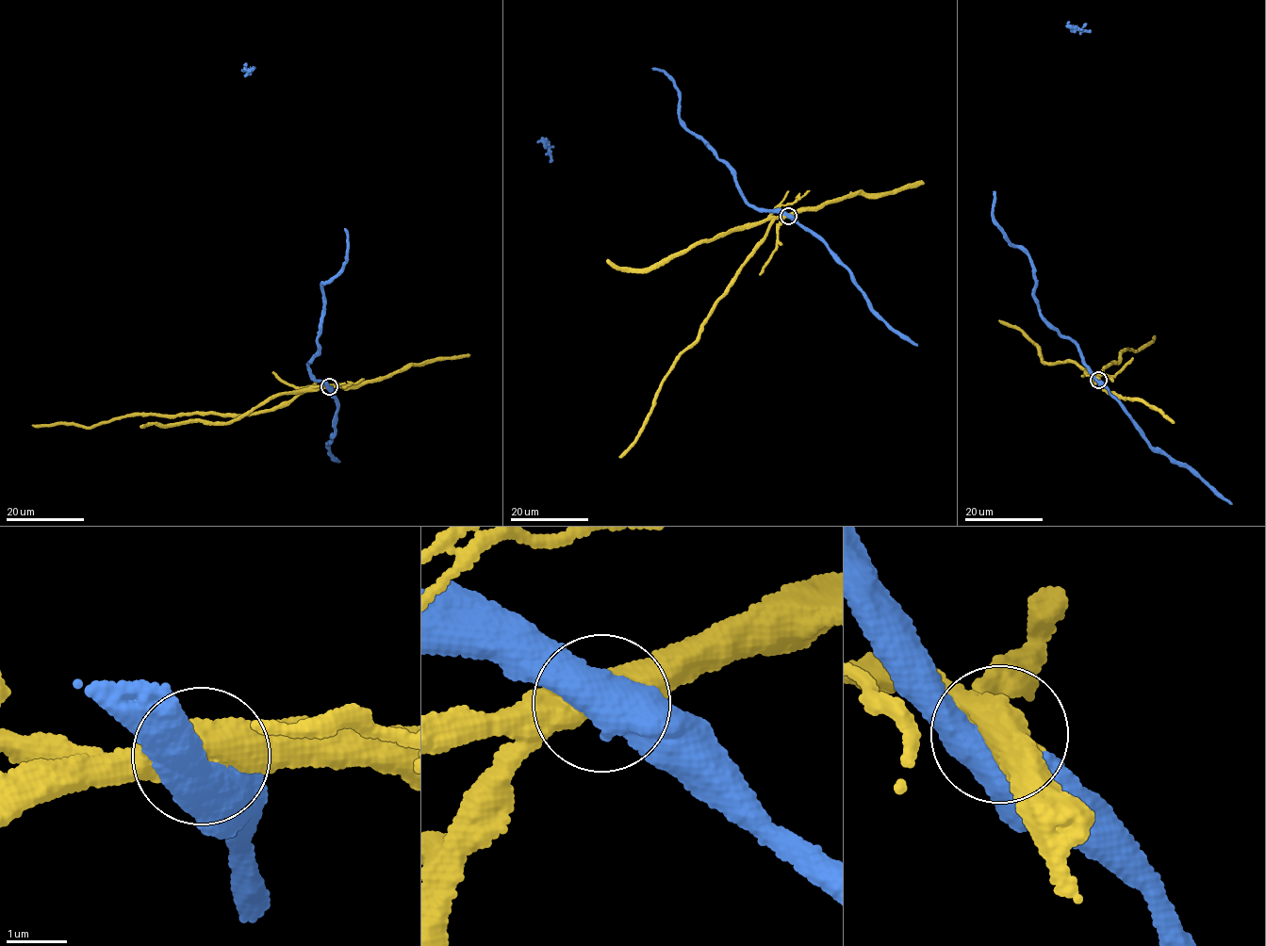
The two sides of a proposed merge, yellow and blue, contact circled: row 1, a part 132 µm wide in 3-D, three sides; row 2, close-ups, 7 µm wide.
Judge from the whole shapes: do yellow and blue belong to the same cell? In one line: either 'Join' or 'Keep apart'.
Keep apart

